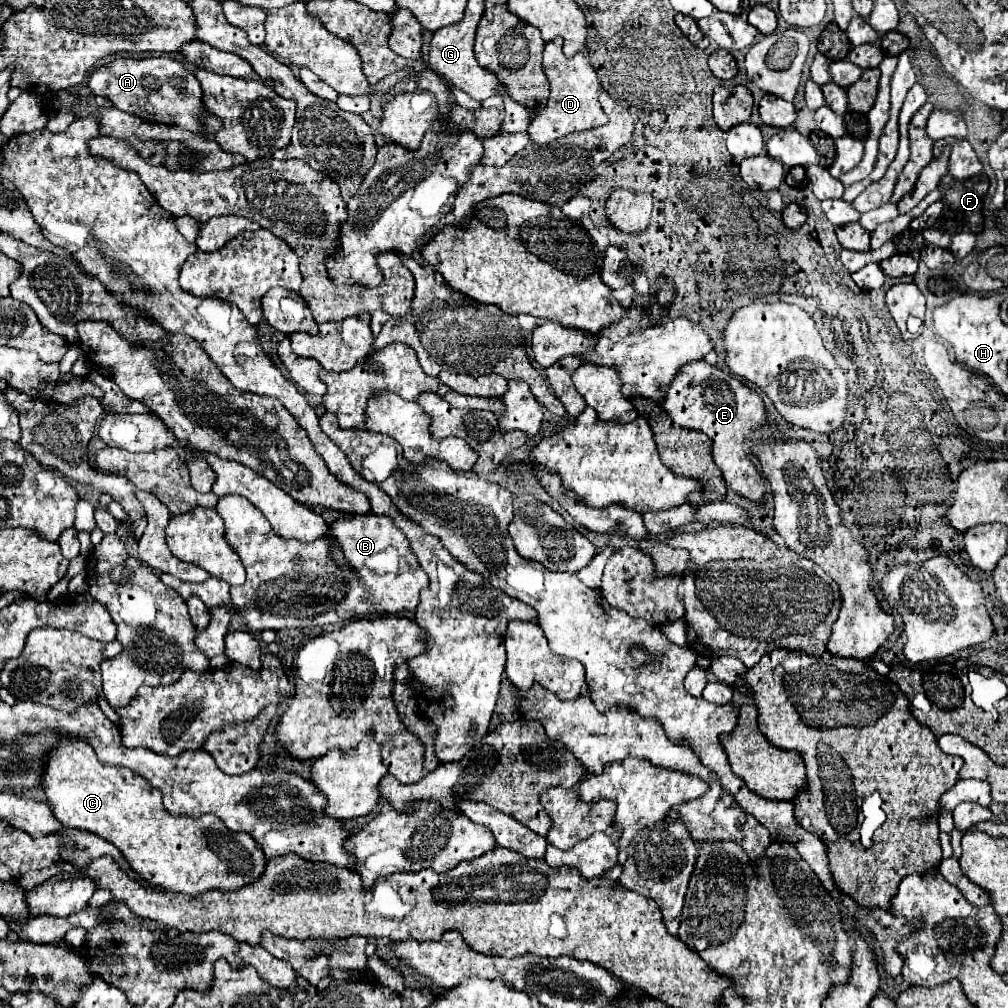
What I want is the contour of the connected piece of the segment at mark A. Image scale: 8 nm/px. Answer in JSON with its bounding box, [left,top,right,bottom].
[88,57,220,135]

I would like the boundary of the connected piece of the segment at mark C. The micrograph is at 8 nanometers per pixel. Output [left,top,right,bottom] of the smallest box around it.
[44,739,268,895]

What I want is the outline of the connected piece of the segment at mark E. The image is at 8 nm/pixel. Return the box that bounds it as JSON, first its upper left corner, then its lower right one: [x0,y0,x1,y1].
[664,359,766,505]

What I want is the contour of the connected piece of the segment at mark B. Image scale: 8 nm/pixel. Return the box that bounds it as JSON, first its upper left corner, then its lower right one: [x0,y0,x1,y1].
[194,495,428,659]

